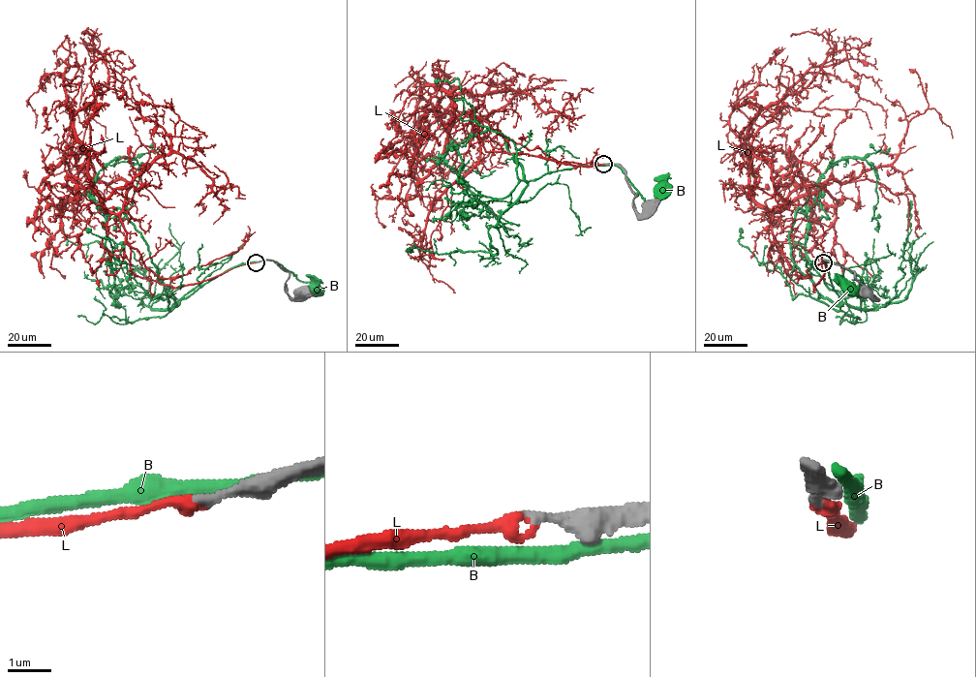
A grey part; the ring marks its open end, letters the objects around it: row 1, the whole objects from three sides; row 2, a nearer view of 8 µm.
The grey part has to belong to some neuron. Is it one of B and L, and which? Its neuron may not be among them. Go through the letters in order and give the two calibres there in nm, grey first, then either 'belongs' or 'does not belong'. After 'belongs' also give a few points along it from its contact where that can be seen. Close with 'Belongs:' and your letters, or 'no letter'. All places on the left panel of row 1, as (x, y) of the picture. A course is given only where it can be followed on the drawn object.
B: 400/280 nm | does not belong
L: 220/260 nm | belongs | via (256, 262), (180, 287), (136, 276), (122, 221), (92, 183), (60, 73), (44, 75), (29, 97), (35, 128)
Belongs: L

